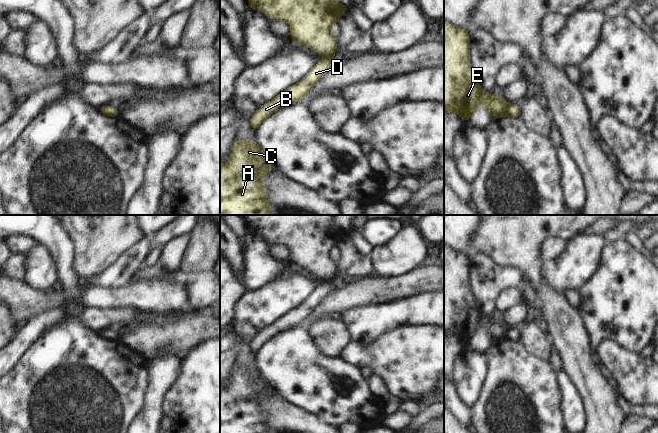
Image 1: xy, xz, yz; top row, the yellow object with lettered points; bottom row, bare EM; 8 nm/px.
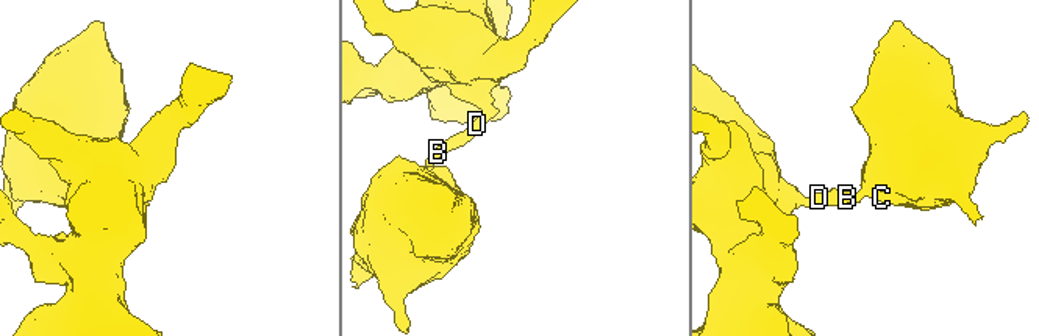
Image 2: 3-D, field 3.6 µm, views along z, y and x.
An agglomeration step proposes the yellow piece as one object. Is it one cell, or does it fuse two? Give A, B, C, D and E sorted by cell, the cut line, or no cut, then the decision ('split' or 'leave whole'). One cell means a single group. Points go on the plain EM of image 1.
A B C D / E | yz (510, 329), (506, 338) | split

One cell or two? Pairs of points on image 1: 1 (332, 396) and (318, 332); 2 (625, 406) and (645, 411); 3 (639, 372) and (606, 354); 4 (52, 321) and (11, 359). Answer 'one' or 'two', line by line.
1: two
2: one
3: one
4: one

